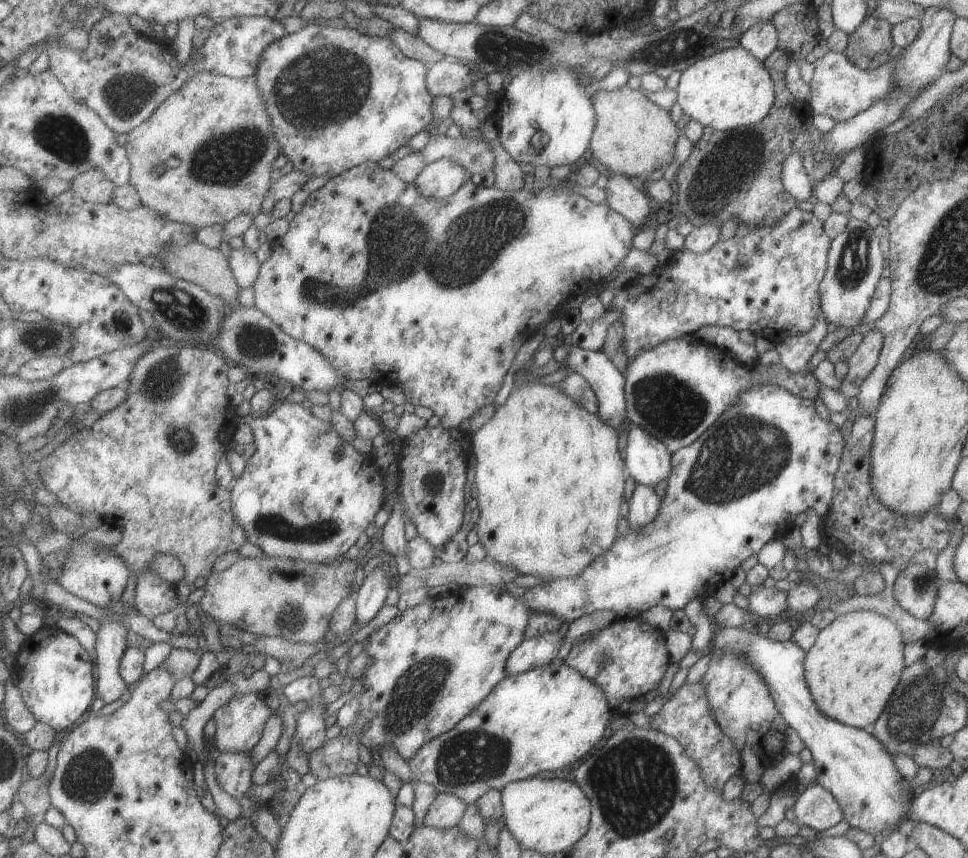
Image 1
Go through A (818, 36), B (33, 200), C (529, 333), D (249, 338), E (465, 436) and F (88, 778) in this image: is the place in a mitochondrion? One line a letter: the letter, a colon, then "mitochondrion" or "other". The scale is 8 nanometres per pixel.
A: other
B: other
C: other
D: mitochondrion
E: other
F: mitochondrion

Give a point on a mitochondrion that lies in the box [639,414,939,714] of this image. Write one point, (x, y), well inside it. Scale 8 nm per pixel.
(921, 582)

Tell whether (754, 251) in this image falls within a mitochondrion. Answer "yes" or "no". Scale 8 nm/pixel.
yes

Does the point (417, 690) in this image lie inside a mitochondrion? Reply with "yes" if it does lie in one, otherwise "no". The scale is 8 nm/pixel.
yes

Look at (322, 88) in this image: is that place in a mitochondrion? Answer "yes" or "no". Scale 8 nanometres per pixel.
yes

